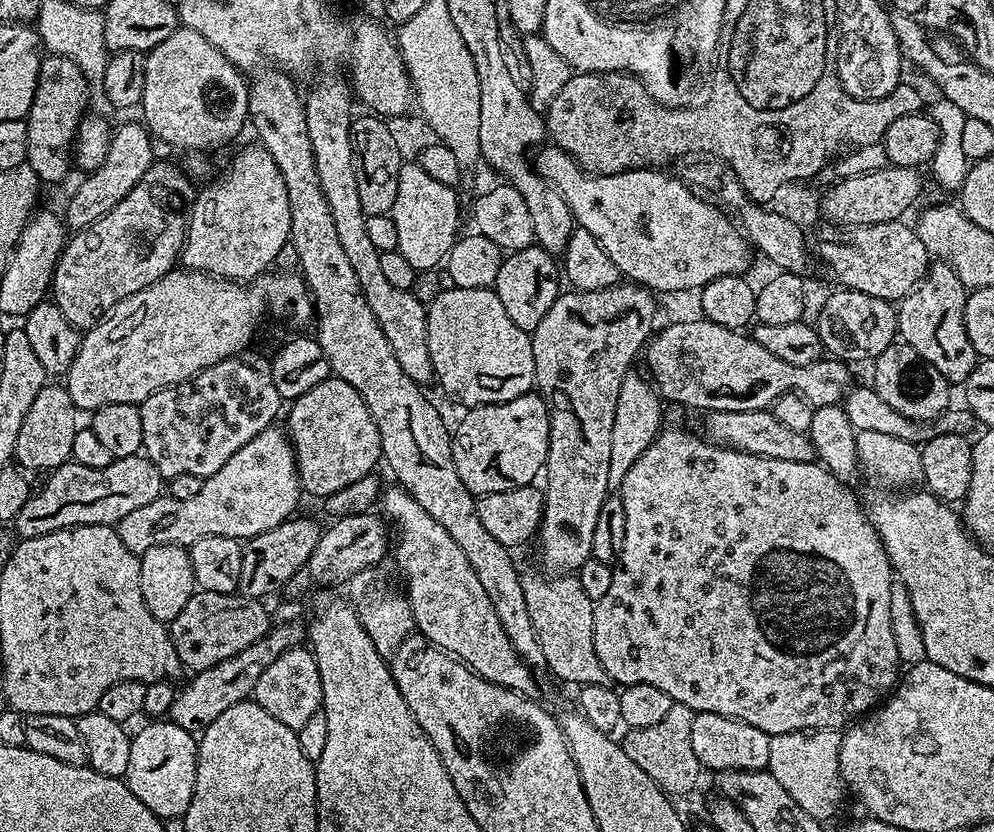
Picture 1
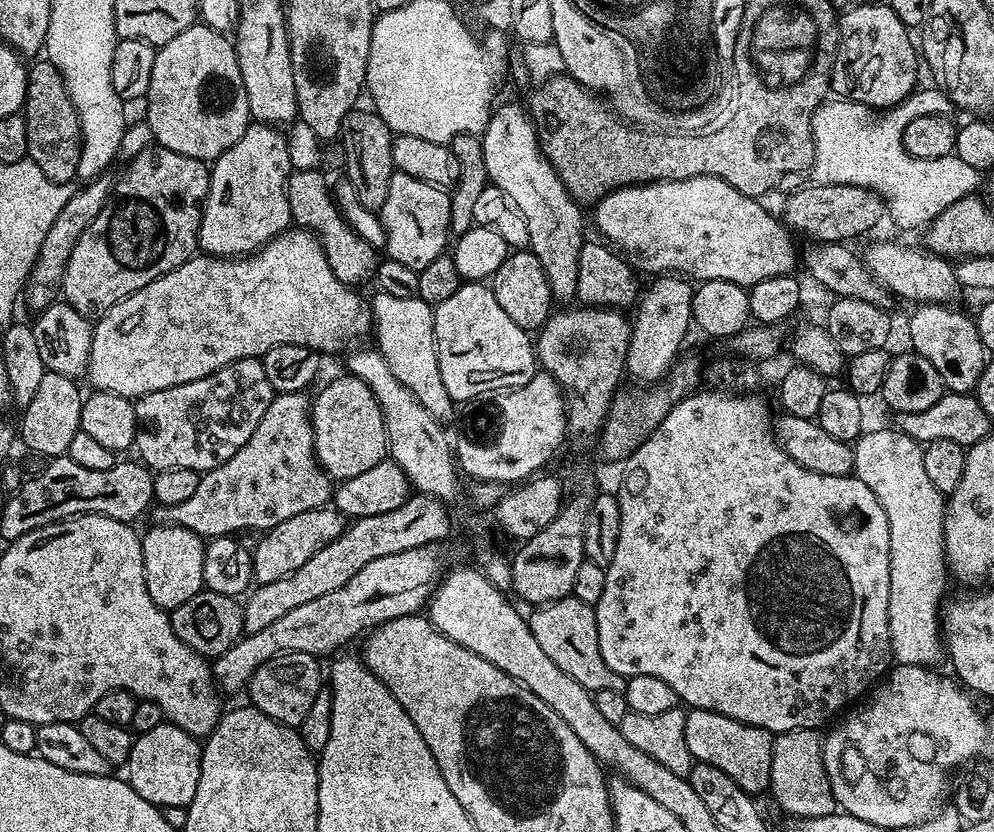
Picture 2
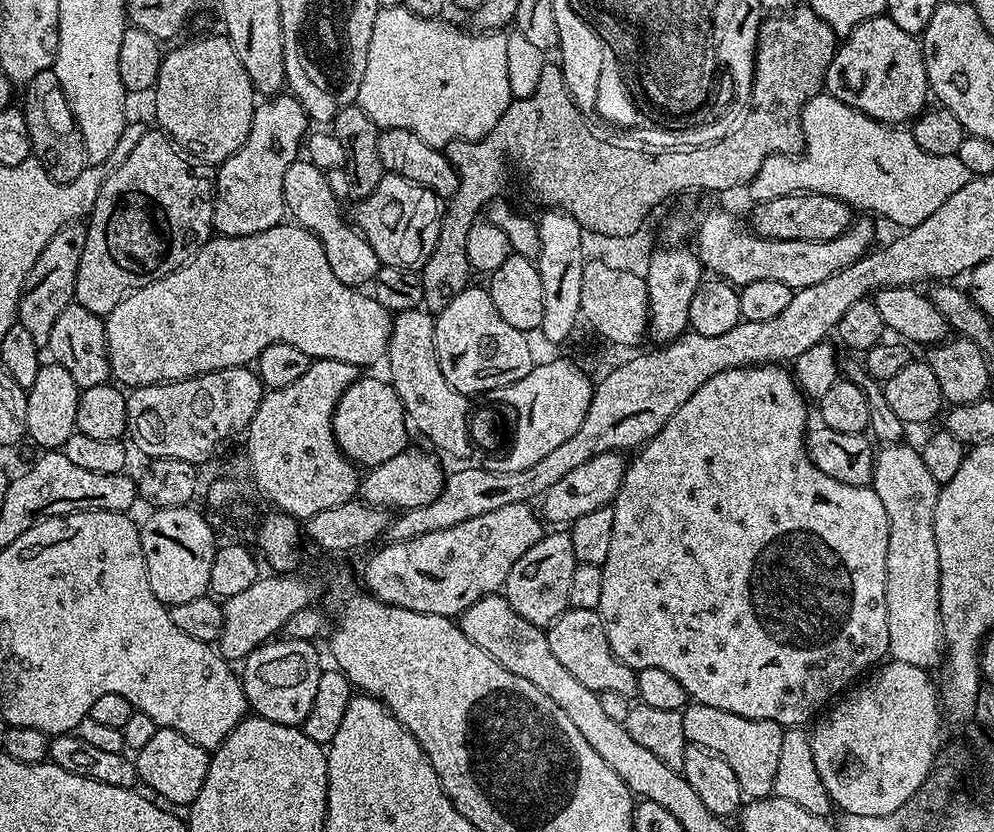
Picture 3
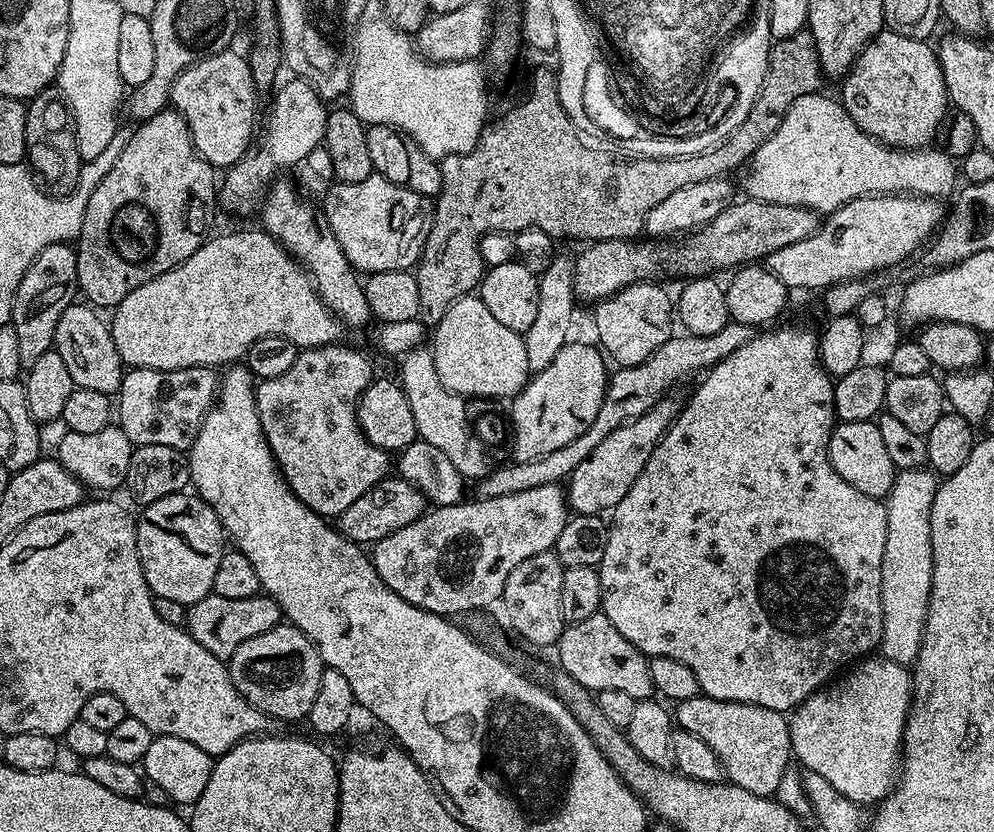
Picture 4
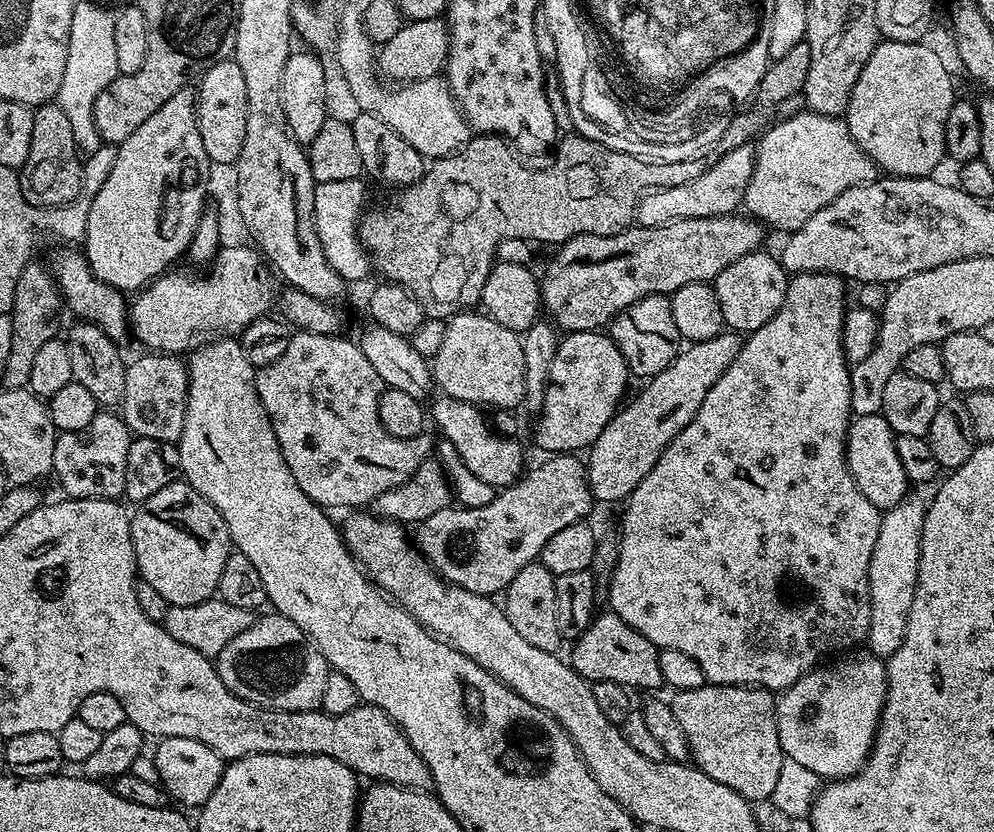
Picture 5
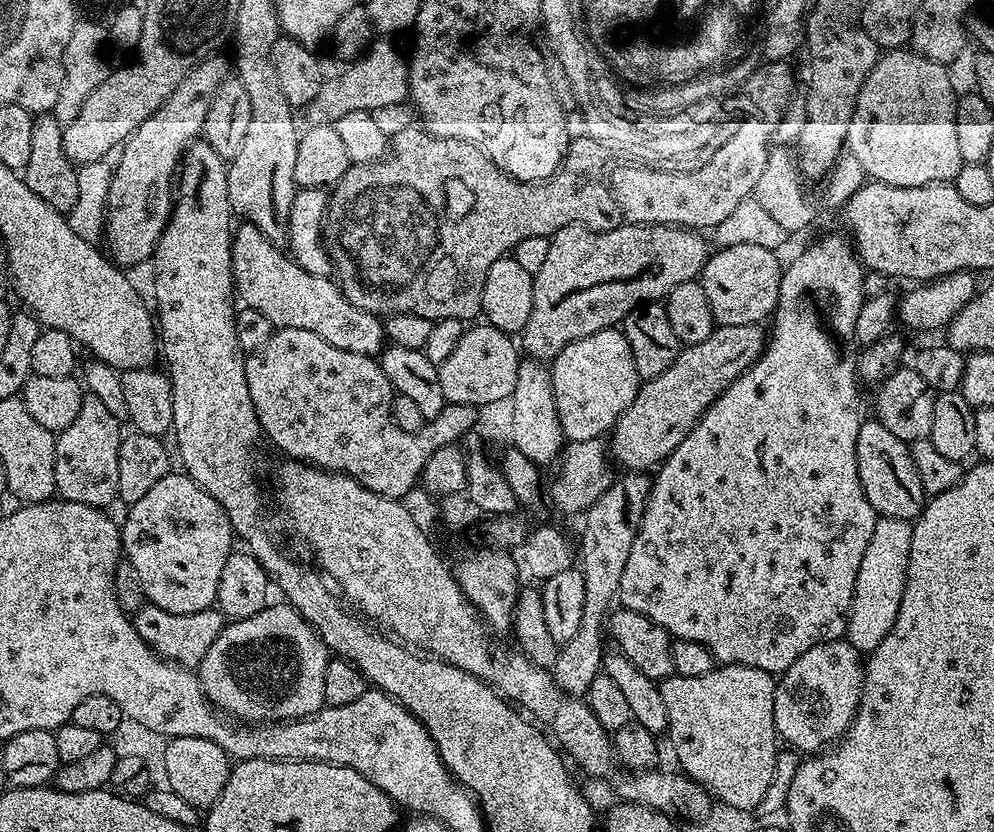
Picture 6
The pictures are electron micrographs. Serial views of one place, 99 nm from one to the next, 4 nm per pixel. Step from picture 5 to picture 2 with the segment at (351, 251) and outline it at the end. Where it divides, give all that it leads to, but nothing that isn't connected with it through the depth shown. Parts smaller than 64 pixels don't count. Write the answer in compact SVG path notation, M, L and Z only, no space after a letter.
M393 171L390 194L386 194L386 202L382 202L378 215L388 235L387 255L402 262L402 266L420 272L445 255L452 232L452 198L445 189L430 186L430 182L418 182L418 178L410 178L410 174Z

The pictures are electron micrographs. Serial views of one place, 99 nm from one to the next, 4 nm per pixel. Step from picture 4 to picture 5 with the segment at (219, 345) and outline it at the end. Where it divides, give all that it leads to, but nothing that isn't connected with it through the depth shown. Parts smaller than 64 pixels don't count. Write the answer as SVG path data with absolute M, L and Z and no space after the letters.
M245 244L221 247L205 276L172 270L156 277L131 301L131 335L156 354L188 354L213 338L235 337L259 316L269 315L274 304L269 269L263 255Z

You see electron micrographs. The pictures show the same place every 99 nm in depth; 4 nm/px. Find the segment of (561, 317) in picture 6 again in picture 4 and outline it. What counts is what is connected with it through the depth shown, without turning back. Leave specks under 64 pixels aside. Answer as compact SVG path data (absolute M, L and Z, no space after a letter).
M751 198L737 199L729 204L726 210L719 212L713 220L695 229L691 234L683 237L684 244L680 242L657 242L652 238L637 238L635 240L597 240L589 243L588 248L580 257L575 257L572 274L574 276L573 291L581 301L592 300L599 302L607 296L613 296L626 286L651 281L660 272L669 272L672 276L684 276L683 278L695 278L716 274L719 268L735 270L745 264L755 264L767 261L782 246L790 246L794 242L802 242L802 238L810 238L816 229L820 227L822 220L817 212L802 206L778 206L778 202L762 202Z

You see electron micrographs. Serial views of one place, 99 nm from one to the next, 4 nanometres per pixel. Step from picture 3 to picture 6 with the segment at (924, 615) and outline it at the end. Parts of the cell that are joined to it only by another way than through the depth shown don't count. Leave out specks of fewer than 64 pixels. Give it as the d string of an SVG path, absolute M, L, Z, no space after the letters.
M880 516L874 526L874 534L870 534L870 542L866 545L866 554L862 554L862 566L858 566L858 578L854 582L854 598L852 607L848 609L848 643L862 654L871 654L890 634L890 626L894 626L894 618L898 618L898 606L902 606L902 590L906 586L906 574L910 562L910 538L912 537L912 524L907 520Z

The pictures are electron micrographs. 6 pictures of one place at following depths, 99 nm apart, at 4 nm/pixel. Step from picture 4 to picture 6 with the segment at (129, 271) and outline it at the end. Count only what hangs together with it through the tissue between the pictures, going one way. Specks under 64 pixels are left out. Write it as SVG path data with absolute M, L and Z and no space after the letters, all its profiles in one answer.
M209 54L203 60L197 60L192 69L184 75L182 82L174 86L170 98L142 126L138 126L124 141L119 149L120 161L115 161L110 194L108 195L108 215L104 217L104 236L108 240L107 255L117 266L140 264L143 260L153 259L156 244L168 225L168 218L172 214L174 203L174 181L178 176L178 169L183 161L184 153L188 147L203 133L206 114L210 110L210 102L214 94L222 86L222 82L229 79L230 60L221 54Z

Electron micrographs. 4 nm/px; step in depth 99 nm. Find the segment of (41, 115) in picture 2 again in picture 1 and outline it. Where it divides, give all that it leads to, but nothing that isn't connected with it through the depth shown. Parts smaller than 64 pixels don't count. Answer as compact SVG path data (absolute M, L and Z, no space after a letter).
M45 55L38 66L38 82L34 90L34 98L30 102L30 110L26 117L28 129L26 130L26 142L28 143L28 167L34 170L34 174L45 185L59 186L62 178L74 167L74 145L76 131L80 128L80 122L86 115L84 107L88 104L88 88L90 82L78 70L78 62L70 62L65 56Z

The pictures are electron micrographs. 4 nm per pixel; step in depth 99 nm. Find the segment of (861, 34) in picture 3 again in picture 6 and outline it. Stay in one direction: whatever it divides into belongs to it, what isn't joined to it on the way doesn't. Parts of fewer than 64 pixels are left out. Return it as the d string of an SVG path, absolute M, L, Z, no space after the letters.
M888 50L877 59L858 94L846 141L847 151L858 158L865 177L895 188L955 181L958 170L965 162L958 150L958 137L954 131L958 92L952 89L948 72L945 65L921 56L915 50Z

